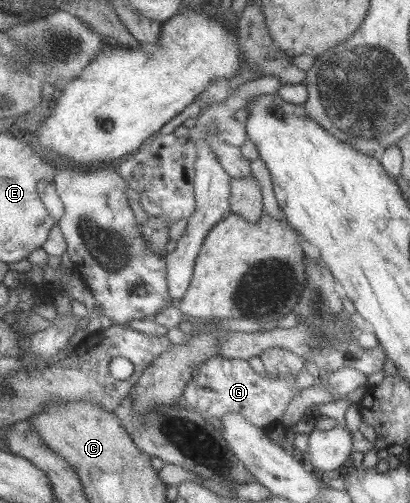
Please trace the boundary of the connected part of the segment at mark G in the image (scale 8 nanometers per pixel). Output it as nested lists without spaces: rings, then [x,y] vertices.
[[[220,355],[203,363],[196,376],[186,385],[185,408],[201,413],[206,419],[221,419],[229,413],[241,413],[251,424],[268,432],[281,424],[283,412],[300,390],[287,380],[270,375],[261,376],[248,360]]]

